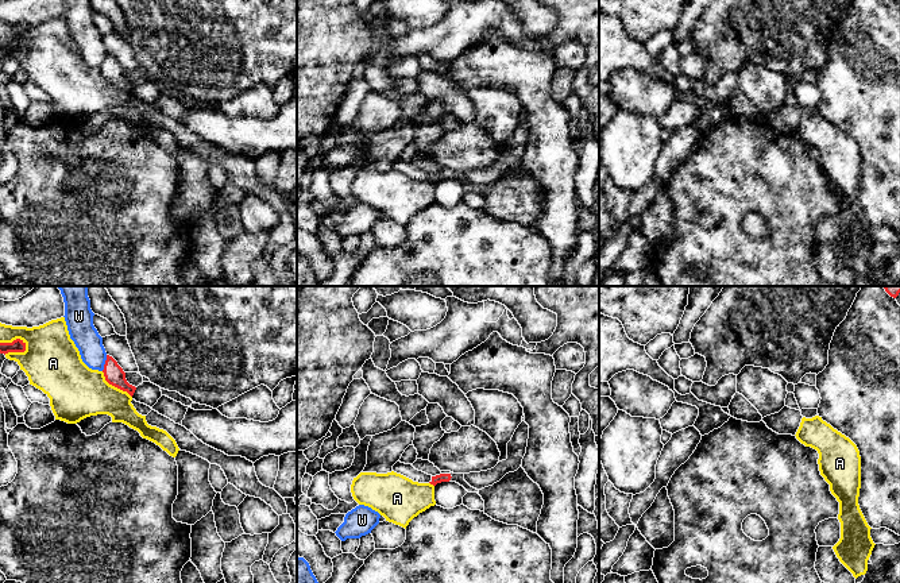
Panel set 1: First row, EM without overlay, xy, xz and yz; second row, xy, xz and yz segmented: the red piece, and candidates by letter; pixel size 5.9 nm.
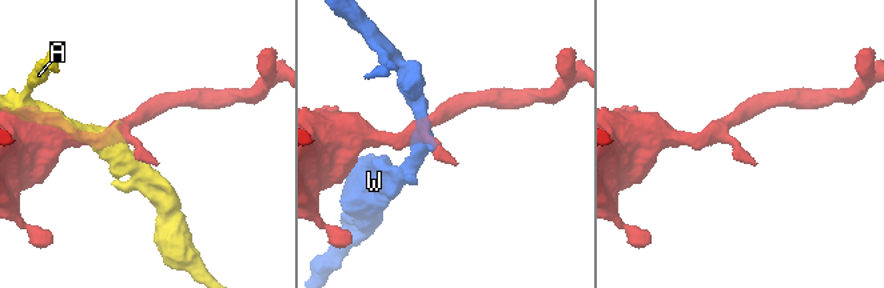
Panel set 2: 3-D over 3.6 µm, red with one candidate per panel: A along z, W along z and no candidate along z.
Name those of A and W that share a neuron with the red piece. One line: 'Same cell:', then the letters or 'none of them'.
Same cell: none of them

